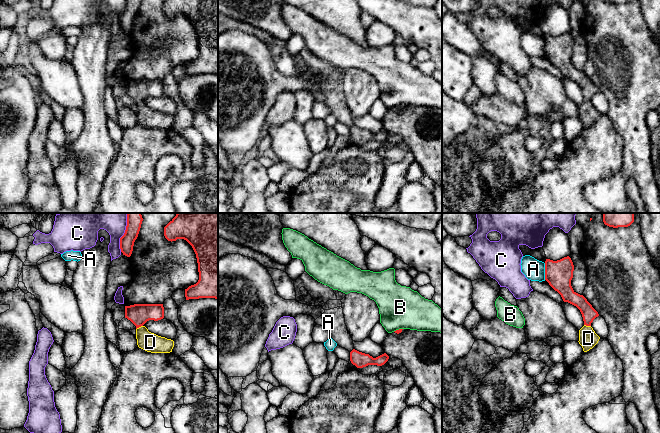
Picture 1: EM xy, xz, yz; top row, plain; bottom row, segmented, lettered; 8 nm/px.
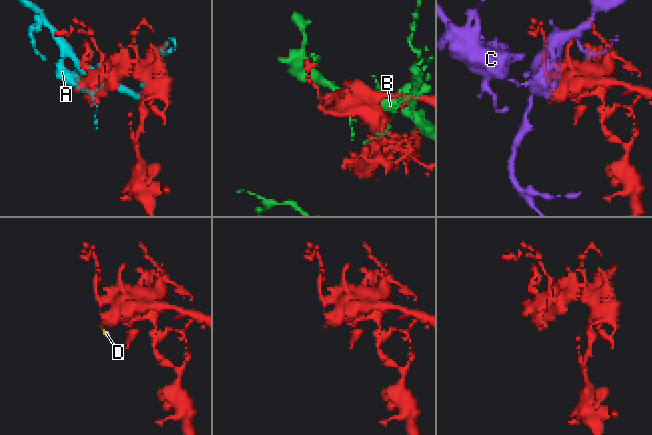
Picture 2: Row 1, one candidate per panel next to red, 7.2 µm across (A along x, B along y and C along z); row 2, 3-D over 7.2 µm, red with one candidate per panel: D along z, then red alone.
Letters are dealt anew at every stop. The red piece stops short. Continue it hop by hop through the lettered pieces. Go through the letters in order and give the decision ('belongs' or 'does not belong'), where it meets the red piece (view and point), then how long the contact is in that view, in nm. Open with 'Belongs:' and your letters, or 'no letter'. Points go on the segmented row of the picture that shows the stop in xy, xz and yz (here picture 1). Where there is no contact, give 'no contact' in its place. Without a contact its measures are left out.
Belongs: D
A: does not belong | yz (545, 271) | 140 nm
B: does not belong | xz (397, 330) | 80 nm
C: does not belong | xy (125, 232) | 320 nm
D: belongs | xy (139, 326) | 70 nm

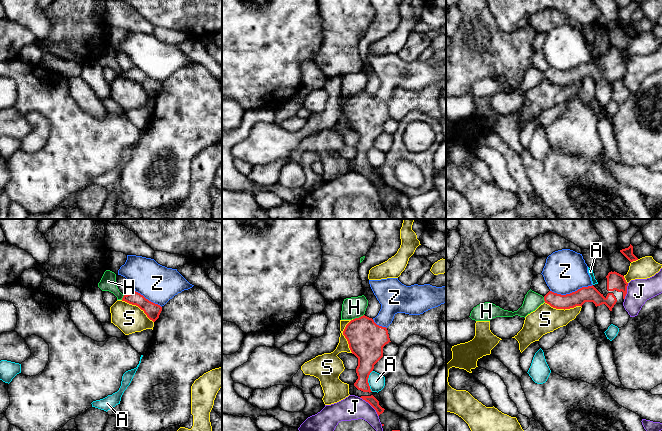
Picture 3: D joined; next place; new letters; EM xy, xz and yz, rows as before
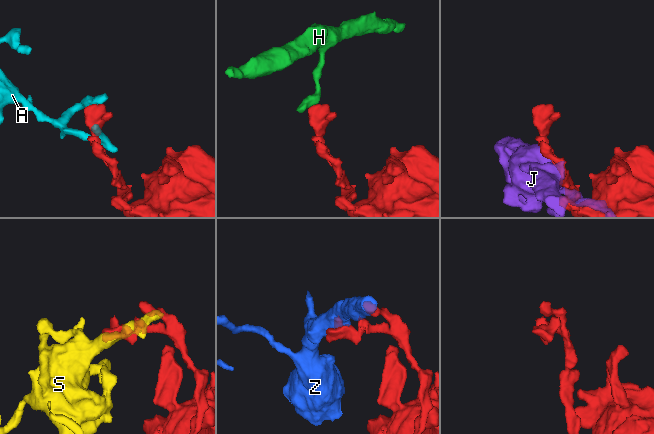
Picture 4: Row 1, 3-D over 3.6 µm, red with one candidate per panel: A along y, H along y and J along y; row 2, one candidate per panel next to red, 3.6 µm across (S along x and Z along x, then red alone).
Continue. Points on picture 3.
Belongs: no letter
A: does not belong | xz (367, 381) | 180 nm
H: does not belong | xz (359, 317) | 100 nm
J: does not belong | xz (370, 404) | 220 nm
S: does not belong | yz (563, 308) | 300 nm
Z: does not belong | yz (572, 292) | 340 nm

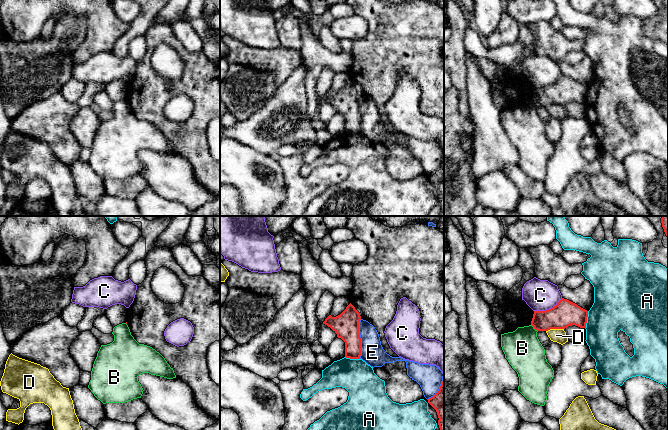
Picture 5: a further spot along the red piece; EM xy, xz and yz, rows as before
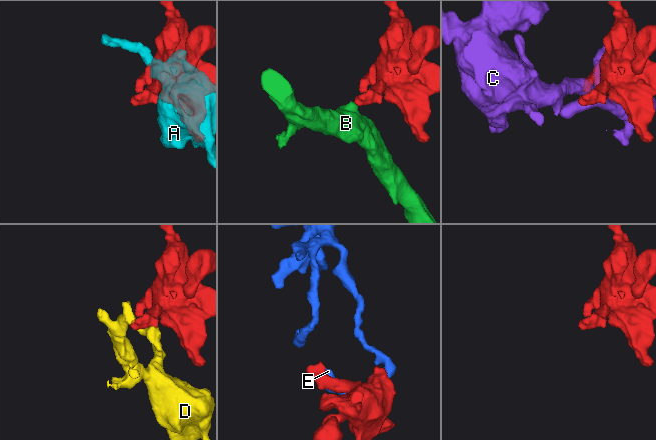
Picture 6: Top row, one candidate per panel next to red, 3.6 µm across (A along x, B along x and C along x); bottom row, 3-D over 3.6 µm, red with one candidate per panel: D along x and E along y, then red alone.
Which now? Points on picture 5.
Belongs: no letter
A: does not belong | yz (586, 320) | 150 nm
B: does not belong | yz (534, 328) | 80 nm
C: does not belong | yz (549, 309) | 260 nm
D: does not belong | yz (554, 328) | 150 nm
E: does not belong | xz (360, 339) | 320 nm

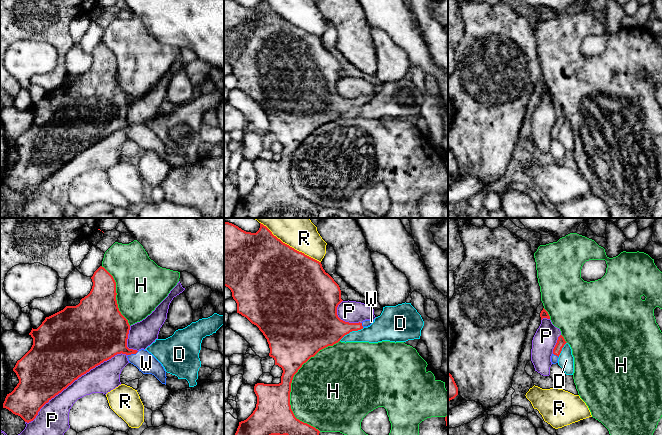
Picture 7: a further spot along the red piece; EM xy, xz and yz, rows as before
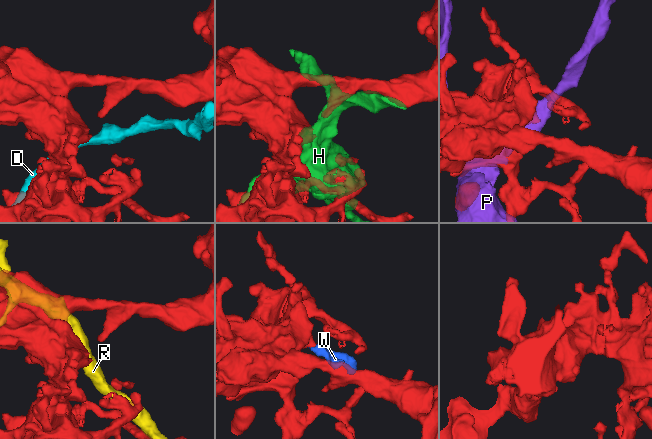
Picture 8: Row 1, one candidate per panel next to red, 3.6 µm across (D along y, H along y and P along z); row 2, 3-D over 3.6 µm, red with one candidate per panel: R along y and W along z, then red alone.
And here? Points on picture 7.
Belongs: W
D: does not belong | xz (351, 331) | 220 nm
H: does not belong | xz (290, 384) | 750 nm
P: does not belong | xy (74, 380) | 1000 nm
R: does not belong | xz (289, 246) | 600 nm
W: belongs | xy (133, 353) | 90 nm

